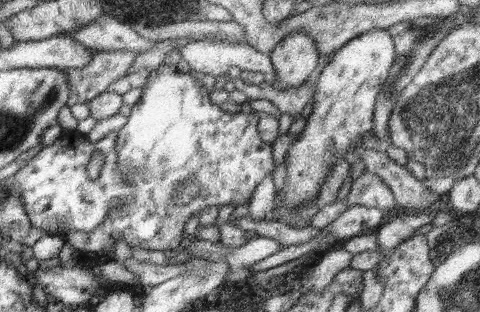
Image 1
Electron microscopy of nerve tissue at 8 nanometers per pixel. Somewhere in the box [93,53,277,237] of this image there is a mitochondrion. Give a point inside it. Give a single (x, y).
(152, 171)

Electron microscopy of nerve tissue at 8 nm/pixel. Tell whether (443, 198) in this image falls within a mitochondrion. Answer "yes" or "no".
no

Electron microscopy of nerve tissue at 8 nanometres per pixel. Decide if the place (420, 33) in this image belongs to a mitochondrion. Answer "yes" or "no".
yes

